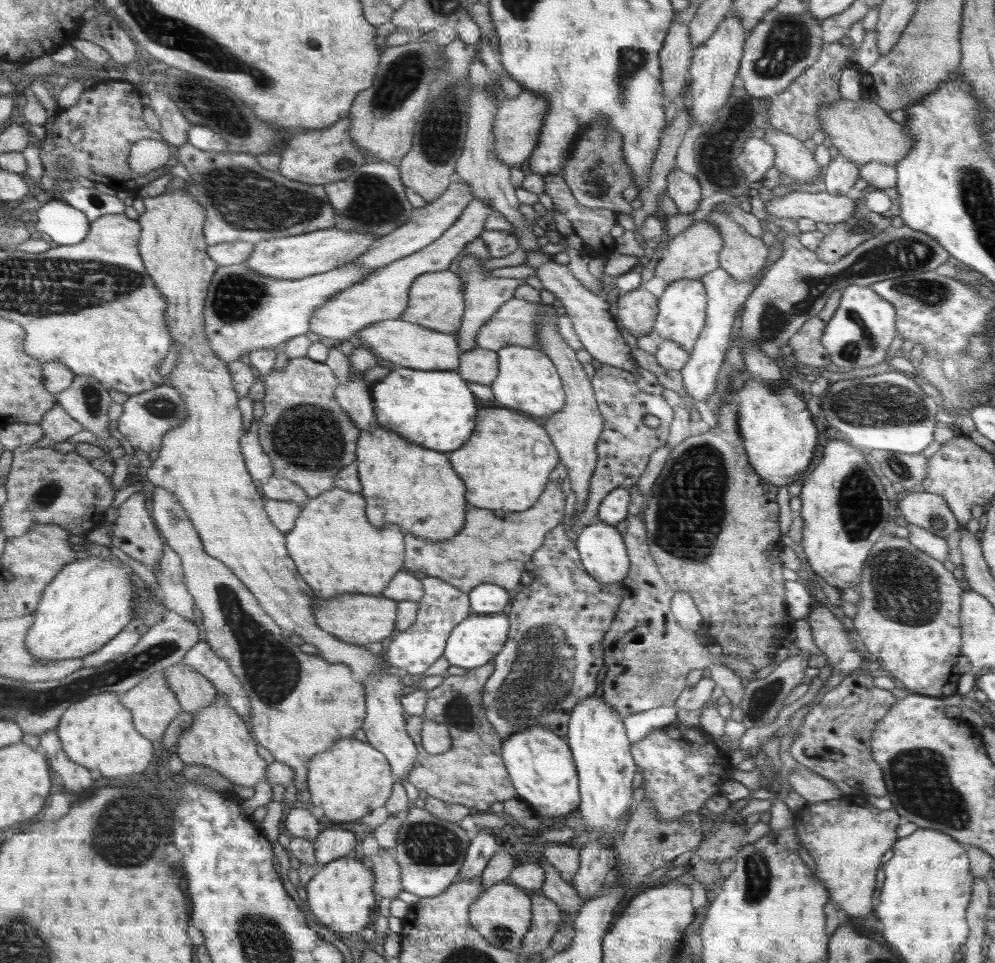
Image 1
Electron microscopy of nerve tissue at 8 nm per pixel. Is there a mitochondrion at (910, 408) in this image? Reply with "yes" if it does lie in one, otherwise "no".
yes

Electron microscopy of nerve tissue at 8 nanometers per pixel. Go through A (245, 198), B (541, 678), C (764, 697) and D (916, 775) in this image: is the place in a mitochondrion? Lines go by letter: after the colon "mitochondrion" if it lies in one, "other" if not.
A: mitochondrion
B: mitochondrion
C: mitochondrion
D: mitochondrion

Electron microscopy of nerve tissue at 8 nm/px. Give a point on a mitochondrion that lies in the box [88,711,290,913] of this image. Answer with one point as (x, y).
(125, 836)

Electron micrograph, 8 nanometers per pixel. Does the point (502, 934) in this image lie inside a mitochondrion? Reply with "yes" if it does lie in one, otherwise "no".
yes

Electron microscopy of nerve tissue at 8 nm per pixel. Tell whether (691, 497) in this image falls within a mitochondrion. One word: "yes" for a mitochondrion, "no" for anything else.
yes

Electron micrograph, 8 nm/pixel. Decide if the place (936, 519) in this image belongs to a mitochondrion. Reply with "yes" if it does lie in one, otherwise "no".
yes

